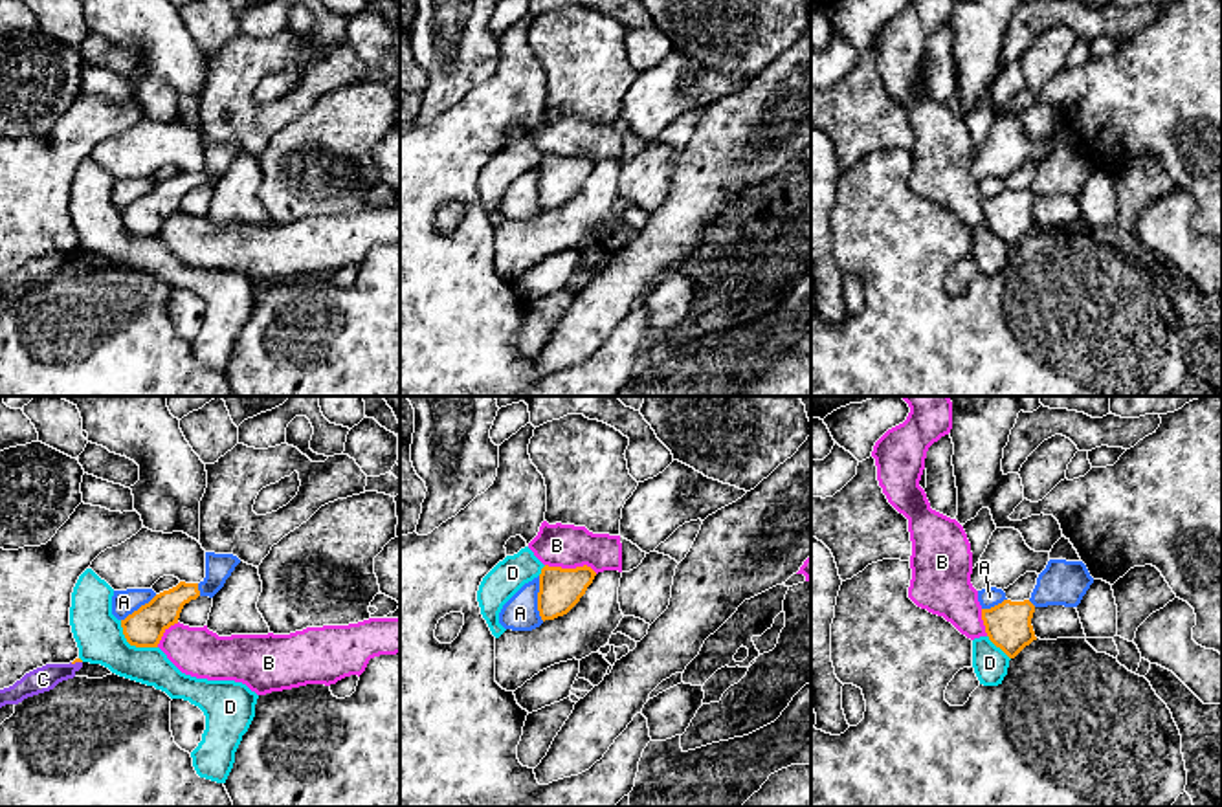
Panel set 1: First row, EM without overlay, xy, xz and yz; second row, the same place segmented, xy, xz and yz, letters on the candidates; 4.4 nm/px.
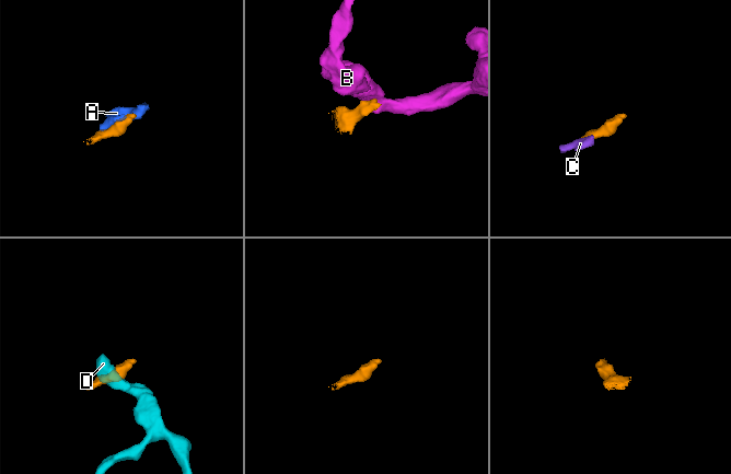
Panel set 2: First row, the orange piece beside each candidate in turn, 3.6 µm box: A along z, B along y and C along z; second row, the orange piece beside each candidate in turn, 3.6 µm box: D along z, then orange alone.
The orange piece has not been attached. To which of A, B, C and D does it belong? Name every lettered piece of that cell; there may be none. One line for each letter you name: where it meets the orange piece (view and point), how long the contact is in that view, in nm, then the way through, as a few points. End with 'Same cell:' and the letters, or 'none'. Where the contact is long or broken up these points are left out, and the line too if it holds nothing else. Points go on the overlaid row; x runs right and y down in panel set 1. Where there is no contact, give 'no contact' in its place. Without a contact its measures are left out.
A: contact xz (538, 598); length 200 nm
Same cell: A

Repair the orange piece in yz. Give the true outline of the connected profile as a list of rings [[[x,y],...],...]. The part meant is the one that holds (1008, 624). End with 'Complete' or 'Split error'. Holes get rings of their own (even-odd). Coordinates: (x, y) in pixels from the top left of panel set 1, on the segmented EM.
[[[1064,536],[1053,545],[1029,600],[1011,602],[996,587],[978,591],[982,620],[989,640],[1009,658],[1037,640],[1031,618],[1037,607],[1077,607],[1094,583],[1086,565]]]. Split error

